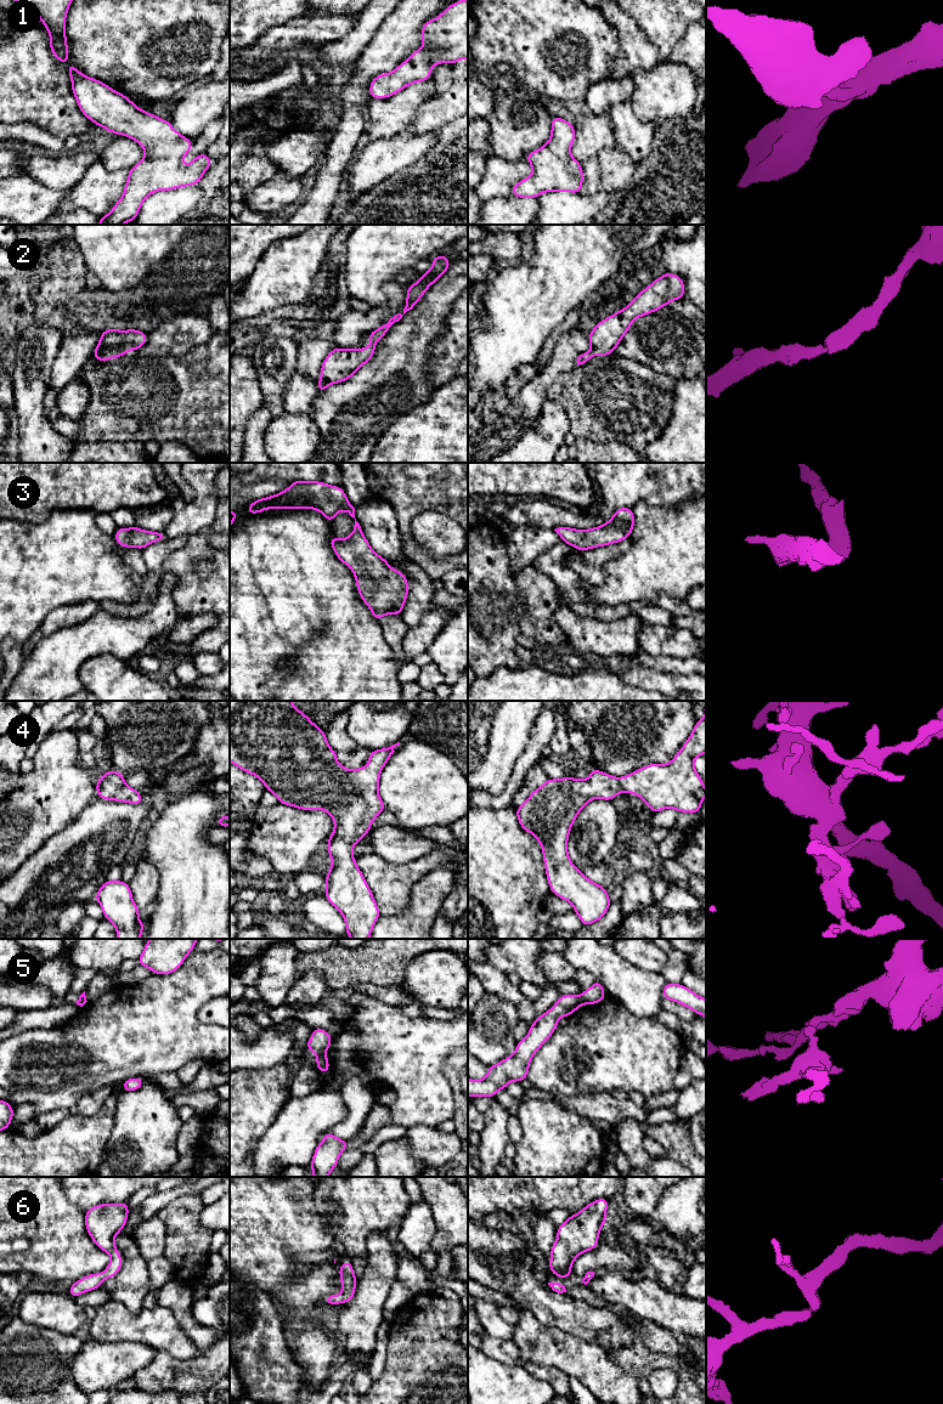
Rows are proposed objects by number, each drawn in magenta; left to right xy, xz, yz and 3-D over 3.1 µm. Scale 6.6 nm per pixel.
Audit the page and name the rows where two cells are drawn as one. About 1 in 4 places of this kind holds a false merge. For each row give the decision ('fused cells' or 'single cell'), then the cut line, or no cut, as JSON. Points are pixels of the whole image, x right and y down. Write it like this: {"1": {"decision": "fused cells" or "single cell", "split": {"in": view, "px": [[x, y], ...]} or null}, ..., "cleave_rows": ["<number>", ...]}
{"1": {"decision": "single cell", "split": null}, "2": {"decision": "single cell", "split": null}, "3": {"decision": "single cell", "split": null}, "4": {"decision": "single cell", "split": null}, "5": {"decision": "fused cells", "split": {"in": "yz", "px": [[580, 996], [583, 1003]]}}, "6": {"decision": "single cell", "split": null}, "cleave_rows": ["5"]}

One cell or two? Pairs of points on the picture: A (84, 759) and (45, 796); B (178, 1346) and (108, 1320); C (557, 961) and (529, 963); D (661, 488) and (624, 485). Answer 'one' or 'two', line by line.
A: two
B: one
C: two
D: one

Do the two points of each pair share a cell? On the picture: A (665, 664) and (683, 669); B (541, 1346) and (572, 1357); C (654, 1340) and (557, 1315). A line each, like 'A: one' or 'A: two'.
A: one
B: one
C: one

